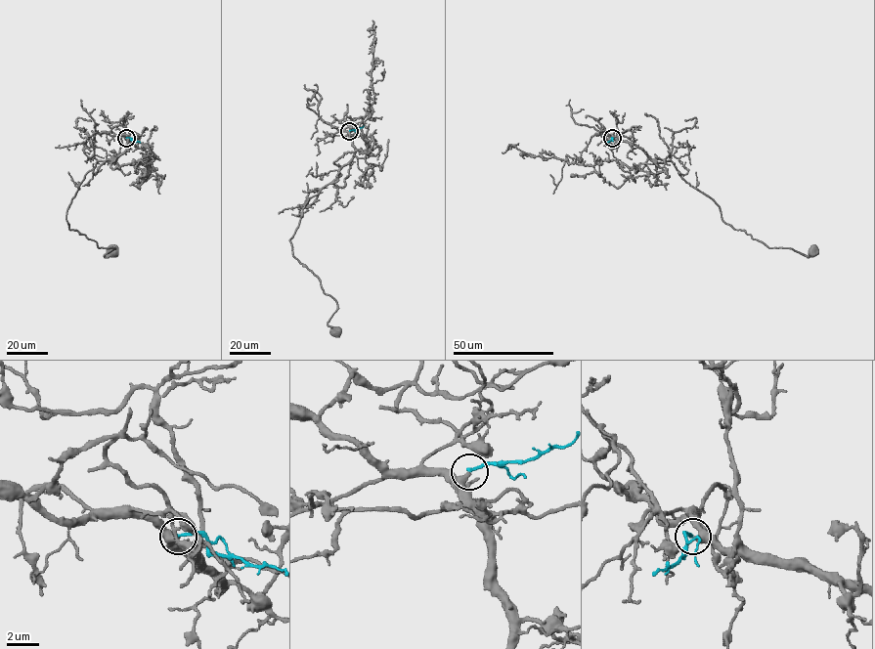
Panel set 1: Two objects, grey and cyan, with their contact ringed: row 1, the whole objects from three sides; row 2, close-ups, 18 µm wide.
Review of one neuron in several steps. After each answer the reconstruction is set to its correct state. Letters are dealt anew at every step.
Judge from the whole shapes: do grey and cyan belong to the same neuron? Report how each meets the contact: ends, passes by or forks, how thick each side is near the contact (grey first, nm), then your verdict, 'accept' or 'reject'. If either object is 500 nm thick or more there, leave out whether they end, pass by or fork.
grey ends; cyan ends; calibres 440 and 180 nm; reject

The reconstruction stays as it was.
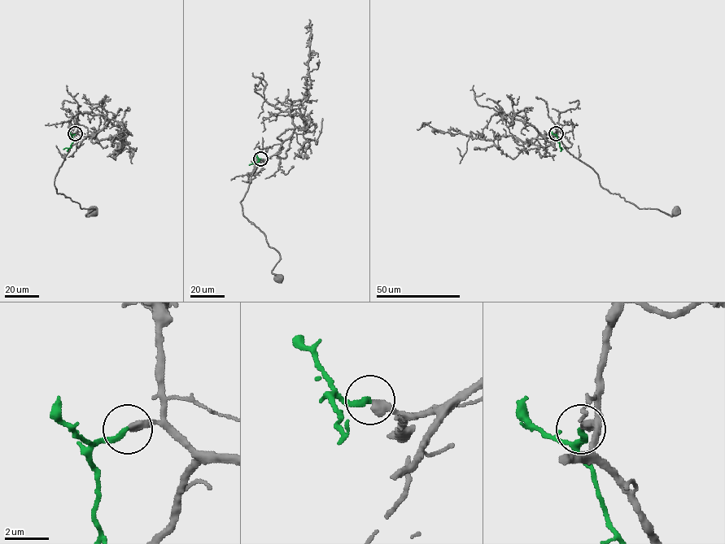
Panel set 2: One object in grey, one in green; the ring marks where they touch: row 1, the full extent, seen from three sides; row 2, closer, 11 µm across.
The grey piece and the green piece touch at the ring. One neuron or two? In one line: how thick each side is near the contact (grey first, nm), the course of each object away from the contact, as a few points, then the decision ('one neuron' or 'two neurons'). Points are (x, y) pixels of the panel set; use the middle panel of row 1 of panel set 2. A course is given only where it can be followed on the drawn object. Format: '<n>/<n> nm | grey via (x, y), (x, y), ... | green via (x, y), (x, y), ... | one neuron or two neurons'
420/280 nm | grey via (260, 158), (266, 160), (255, 168), (240, 202), (242, 215), (279, 254), (280, 259), (272, 271), (278, 277) | green via (260, 158), (249, 165) | one neuron

